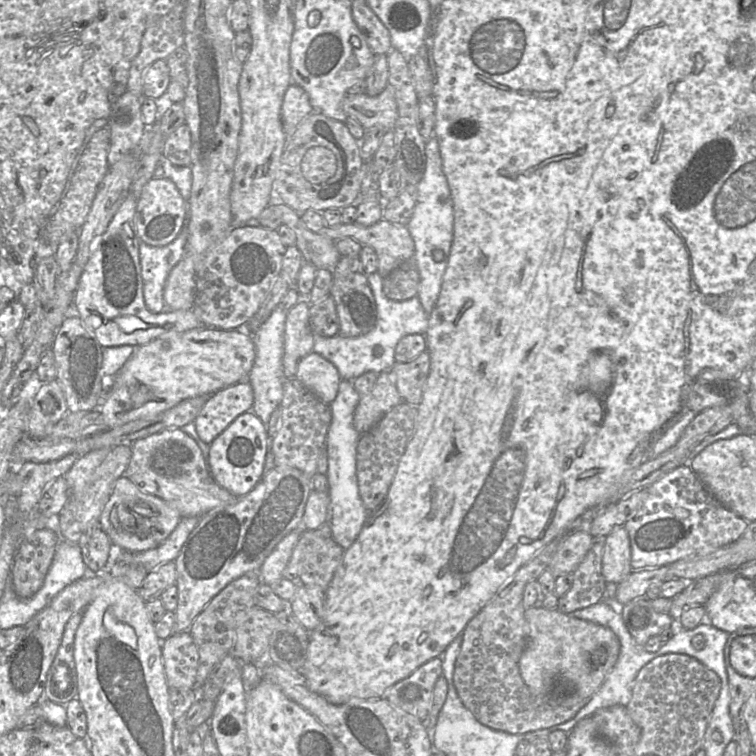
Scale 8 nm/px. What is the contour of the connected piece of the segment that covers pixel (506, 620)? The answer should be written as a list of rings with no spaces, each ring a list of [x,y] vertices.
[[[565,533],[557,536],[508,578],[462,632],[463,640],[453,675],[454,686],[465,707],[480,723],[492,729],[520,734],[549,728],[575,717],[589,700],[566,688],[568,683],[562,680],[556,682],[552,693],[534,695],[523,681],[518,665],[529,636],[522,601],[524,588],[548,569],[564,536]]]

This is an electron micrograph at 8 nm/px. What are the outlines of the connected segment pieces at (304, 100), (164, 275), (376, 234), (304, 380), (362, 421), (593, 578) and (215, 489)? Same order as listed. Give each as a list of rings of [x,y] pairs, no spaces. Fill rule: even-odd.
[[[291,83],[282,104],[282,121],[286,133],[291,133],[313,111],[308,93],[301,86]]]
[[[188,219],[177,238],[166,246],[139,244],[143,296],[146,308],[152,313],[167,309],[164,287],[172,268],[186,255]]]
[[[385,219],[367,227],[357,223],[325,226],[318,234],[335,241],[350,237],[363,246],[372,247],[378,257],[377,272],[382,278],[415,254],[415,244],[408,228]]]
[[[315,352],[301,360],[295,378],[327,405],[336,398],[342,380],[337,368]]]
[[[390,370],[378,374],[377,381],[371,391],[360,395],[360,401],[353,417],[355,430],[360,435],[365,434],[387,412],[402,402]]]
[[[595,540],[592,547],[574,570],[573,584],[559,598],[558,609],[566,614],[589,607],[604,598],[606,581],[602,574],[602,540]]]
[[[181,428],[162,430],[138,439],[131,448],[132,455],[125,476],[142,492],[157,496],[174,507],[182,518],[202,517],[212,509],[235,503],[241,498],[214,480],[198,444]]]

